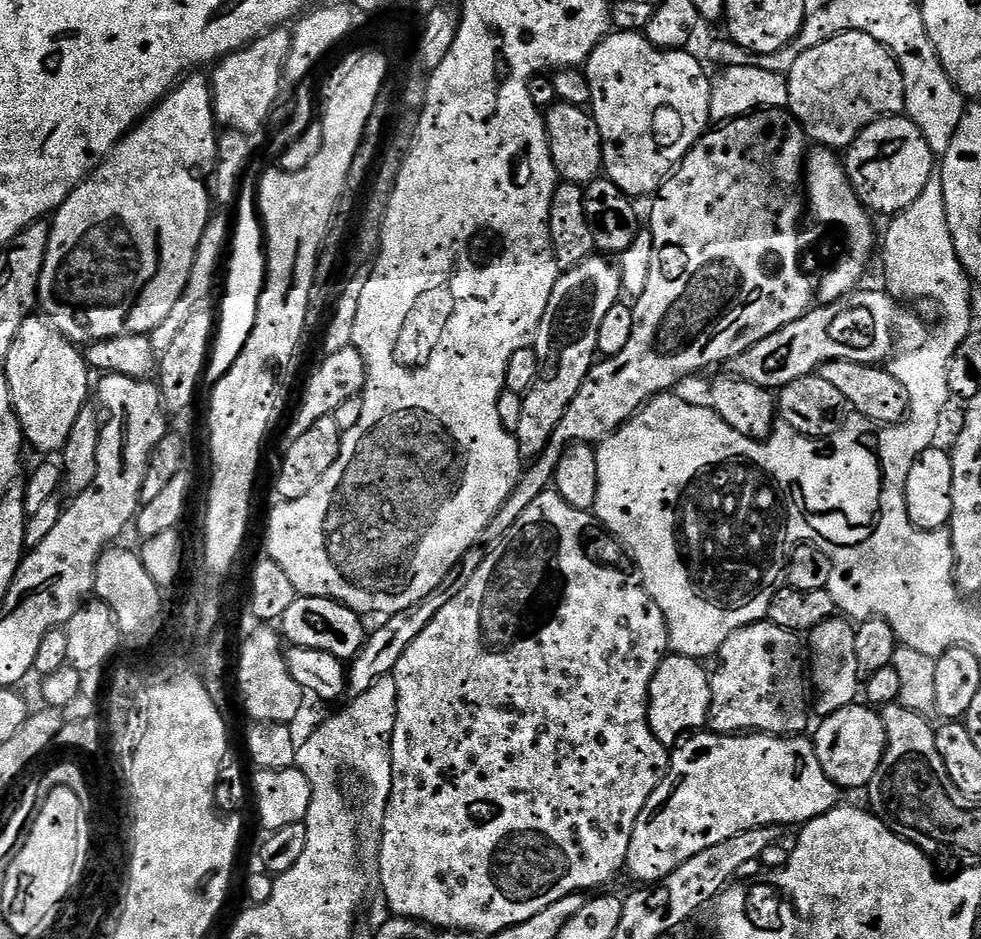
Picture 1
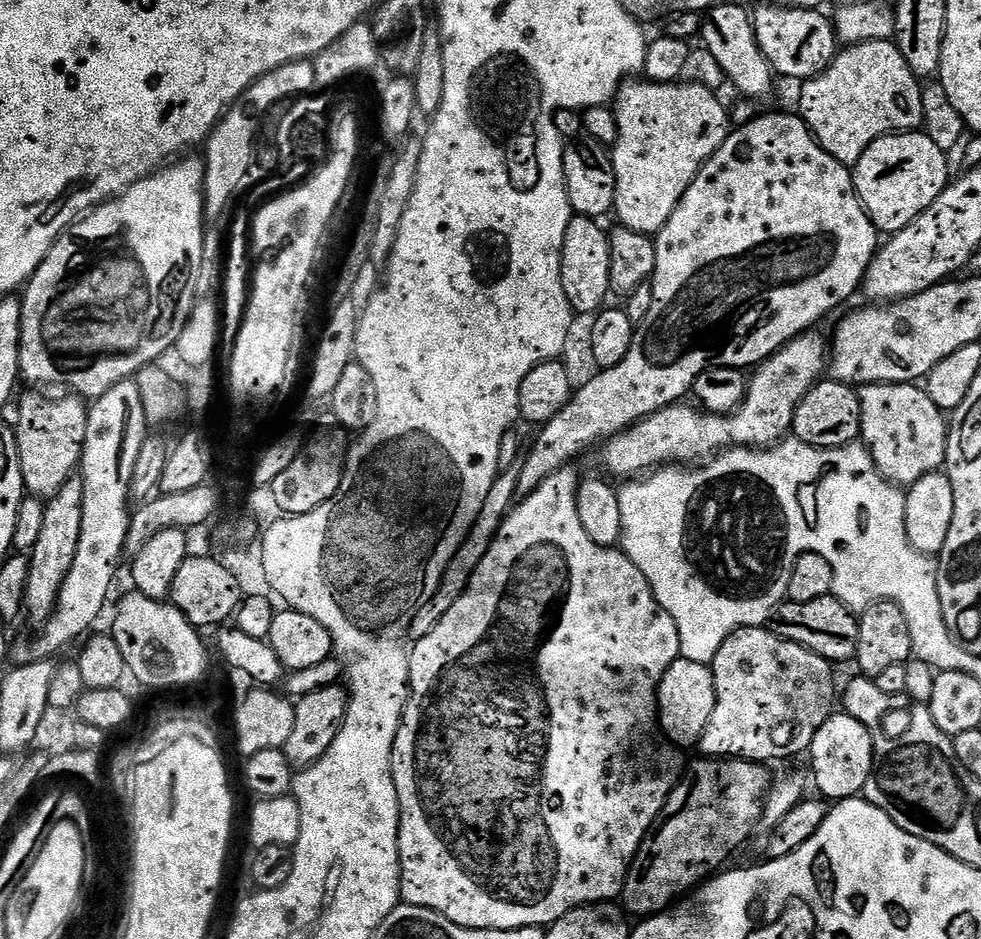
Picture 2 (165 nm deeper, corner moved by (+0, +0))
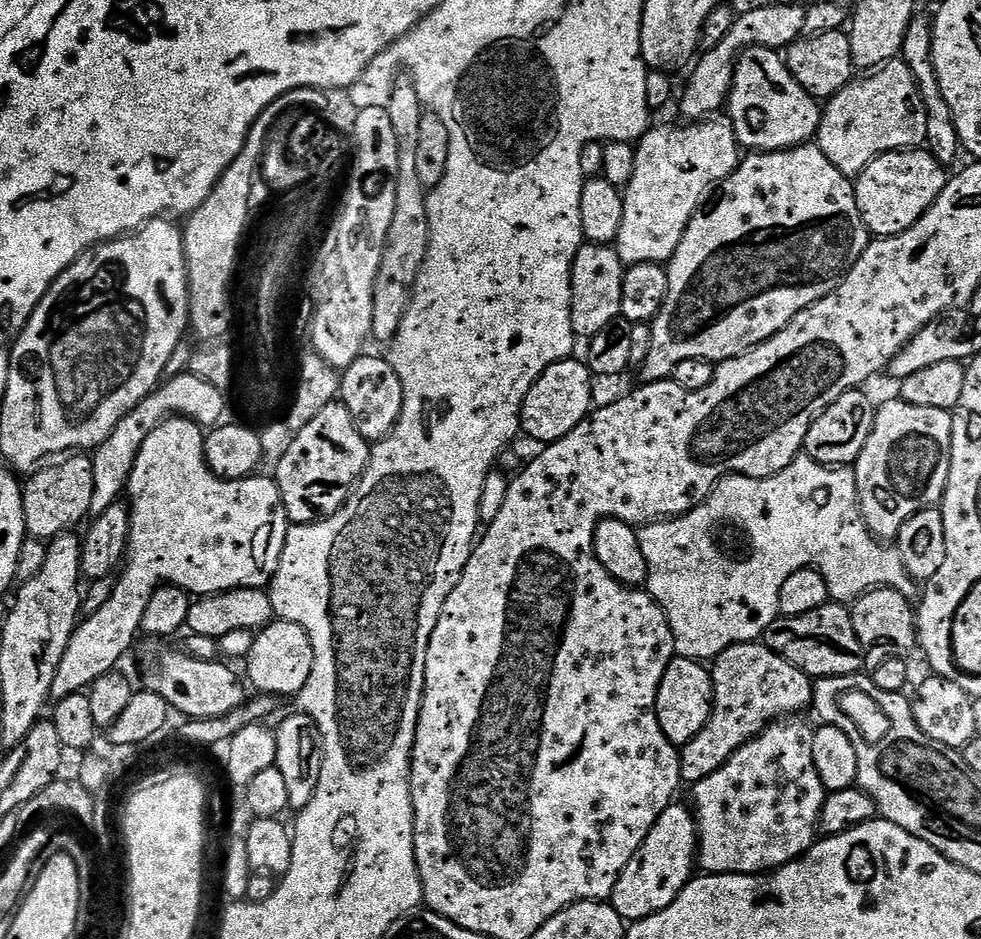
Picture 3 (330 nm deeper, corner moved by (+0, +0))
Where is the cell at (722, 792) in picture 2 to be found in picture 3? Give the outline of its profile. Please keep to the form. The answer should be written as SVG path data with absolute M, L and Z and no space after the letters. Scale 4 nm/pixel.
M674 802L660 815L658 822L654 822L644 845L618 878L610 897L612 908L626 922L644 920L666 910L676 901L688 881L693 879L697 864L696 817L691 807L683 808L680 802Z

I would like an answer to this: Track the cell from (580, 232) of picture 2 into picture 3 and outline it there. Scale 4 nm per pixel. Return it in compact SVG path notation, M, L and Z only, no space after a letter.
M586 242L578 250L572 267L572 329L577 337L591 338L597 336L606 326L621 319L622 310L622 278L626 265L620 261L620 255L616 253L612 244L594 244Z

